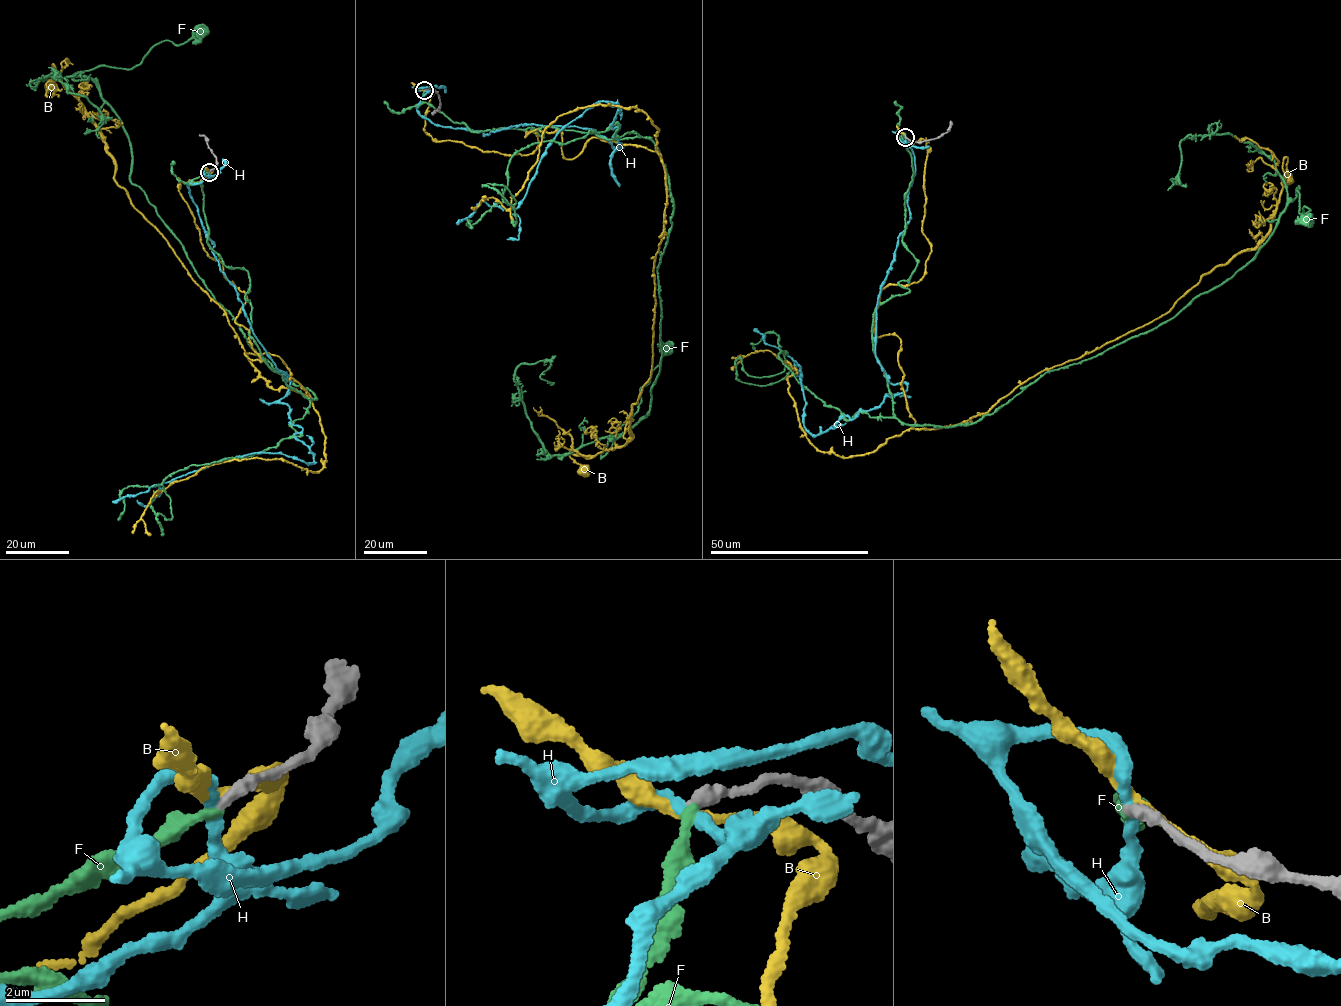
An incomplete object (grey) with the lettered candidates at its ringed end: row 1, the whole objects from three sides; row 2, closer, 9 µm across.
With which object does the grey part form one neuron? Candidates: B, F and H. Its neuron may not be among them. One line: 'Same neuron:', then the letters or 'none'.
Same neuron: F

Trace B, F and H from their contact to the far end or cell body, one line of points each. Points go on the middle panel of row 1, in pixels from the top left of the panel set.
B: (424, 90), (436, 142), (658, 152), (650, 379), (631, 440), (569, 454), (584, 470)
F: (424, 90), (417, 104), (472, 132), (654, 143), (673, 203), (659, 373), (650, 413), (602, 457), (664, 349)
H: (424, 90), (443, 127), (573, 126), (613, 152), (618, 104), (556, 133), (517, 207), (456, 225)

